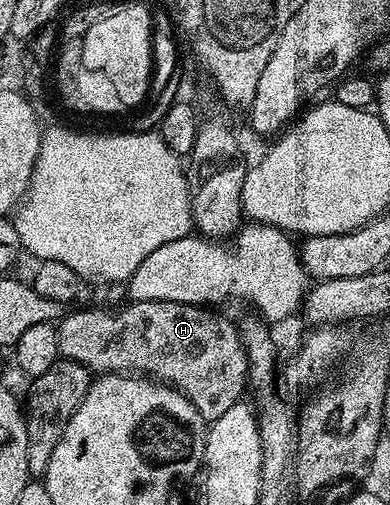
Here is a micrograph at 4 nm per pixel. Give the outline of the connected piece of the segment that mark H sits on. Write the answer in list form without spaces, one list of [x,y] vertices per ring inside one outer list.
[[[131,300],[127,302],[124,308],[83,308],[80,312],[71,310],[57,324],[59,355],[62,359],[75,360],[78,364],[83,364],[95,374],[106,374],[108,372],[117,372],[120,374],[150,374],[152,377],[158,378],[160,381],[166,382],[168,385],[174,386],[179,391],[184,392],[193,402],[193,406],[197,406],[197,410],[203,416],[204,421],[210,422],[221,418],[221,414],[225,414],[225,410],[229,410],[235,404],[240,403],[242,396],[239,395],[242,394],[243,388],[245,392],[249,384],[247,379],[247,355],[245,354],[243,340],[239,336],[236,321],[234,319],[231,321],[229,317],[222,316],[221,313],[215,311],[219,310],[212,310],[210,307],[197,304],[161,302],[160,300]]]

